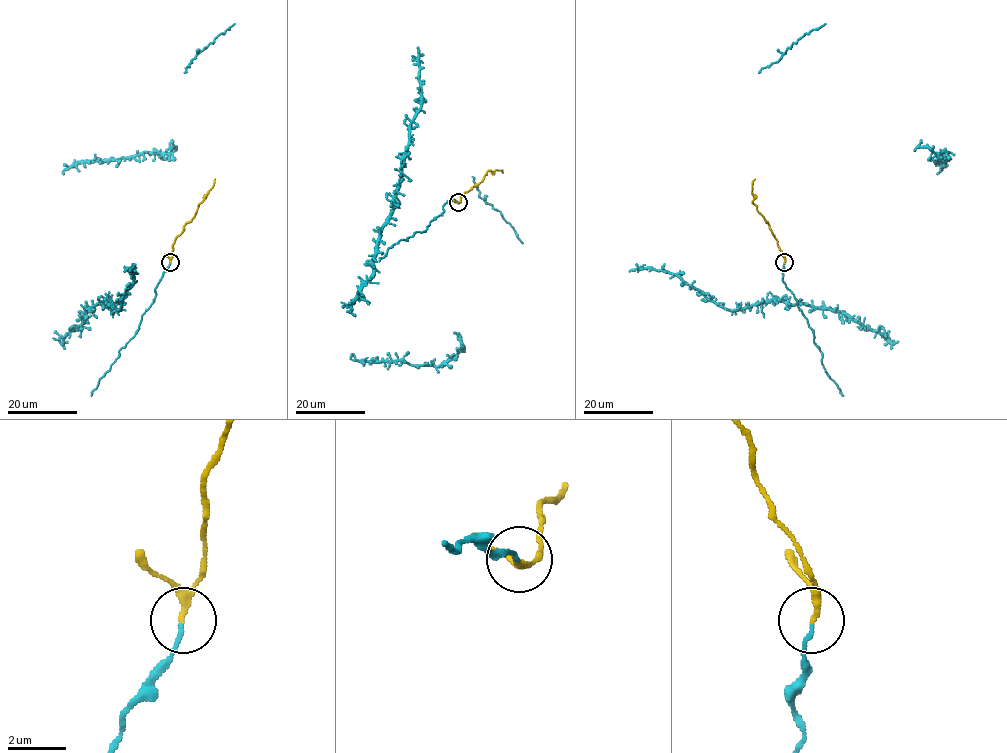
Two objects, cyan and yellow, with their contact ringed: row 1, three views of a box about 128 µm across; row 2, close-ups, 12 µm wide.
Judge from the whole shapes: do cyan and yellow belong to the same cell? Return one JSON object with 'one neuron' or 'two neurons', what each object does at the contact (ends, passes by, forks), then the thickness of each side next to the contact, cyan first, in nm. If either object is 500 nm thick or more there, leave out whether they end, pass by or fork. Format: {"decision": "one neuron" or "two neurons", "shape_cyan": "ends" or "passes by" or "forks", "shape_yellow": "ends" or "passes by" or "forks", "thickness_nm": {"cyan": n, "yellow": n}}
{"decision": "one neuron", "shape_cyan": "ends", "shape_yellow": "passes by", "thickness_nm": {"cyan": 130, "yellow": 180}}

